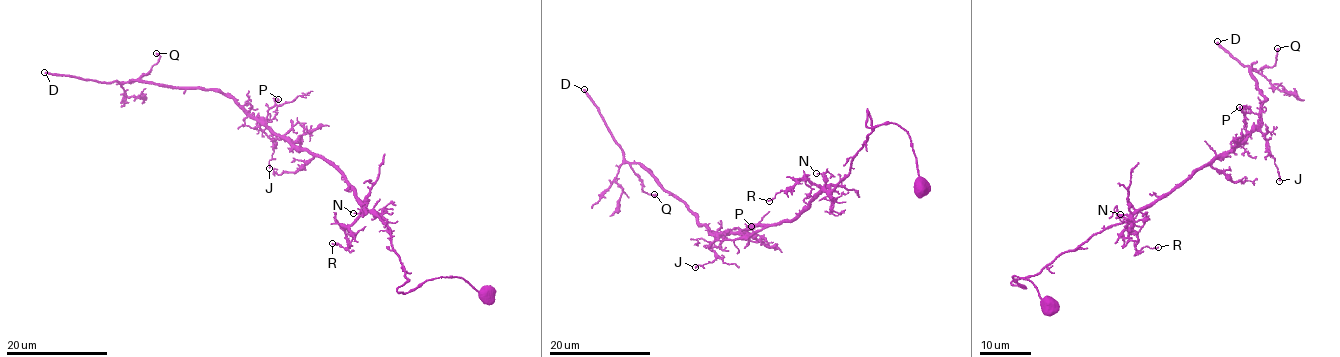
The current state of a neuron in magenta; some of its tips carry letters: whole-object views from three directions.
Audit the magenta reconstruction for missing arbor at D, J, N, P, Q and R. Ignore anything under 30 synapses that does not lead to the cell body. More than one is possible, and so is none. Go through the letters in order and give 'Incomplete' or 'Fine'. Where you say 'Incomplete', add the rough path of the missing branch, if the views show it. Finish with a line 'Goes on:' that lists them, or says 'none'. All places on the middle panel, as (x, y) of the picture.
D: Incomplete
J: Fine
N: Fine
P: Fine
Q: Fine
R: Fine
Goes on: D

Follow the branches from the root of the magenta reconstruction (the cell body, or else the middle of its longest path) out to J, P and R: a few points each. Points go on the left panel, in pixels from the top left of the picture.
J: (484, 295), (453, 276), (399, 293), (408, 279), (386, 224), (337, 168), (260, 122), (276, 143), (269, 168)
P: (484, 295), (453, 276), (399, 293), (408, 279), (389, 227), (337, 168), (274, 135), (266, 120), (278, 99)
R: (484, 295), (453, 276), (399, 293), (408, 279), (389, 227), (369, 212), (347, 226), (346, 247), (332, 243)

